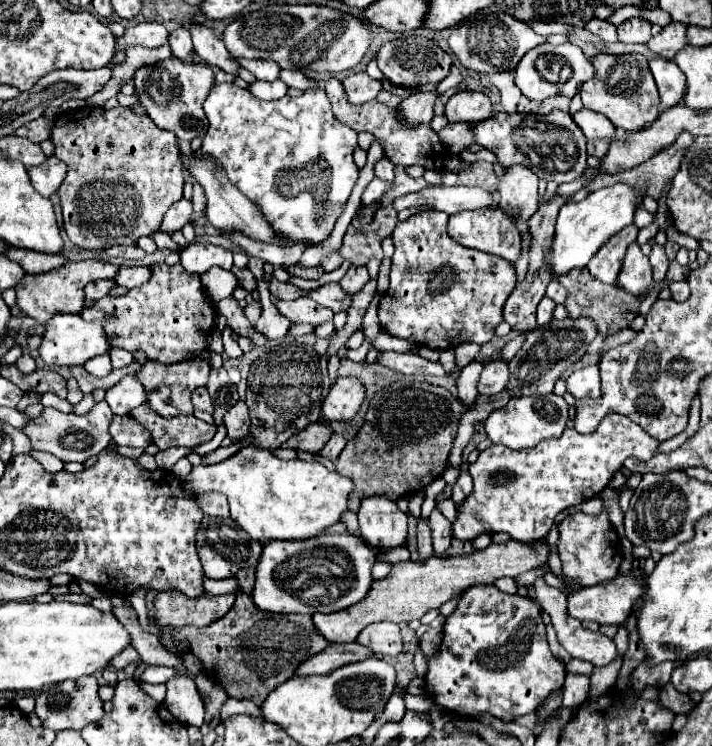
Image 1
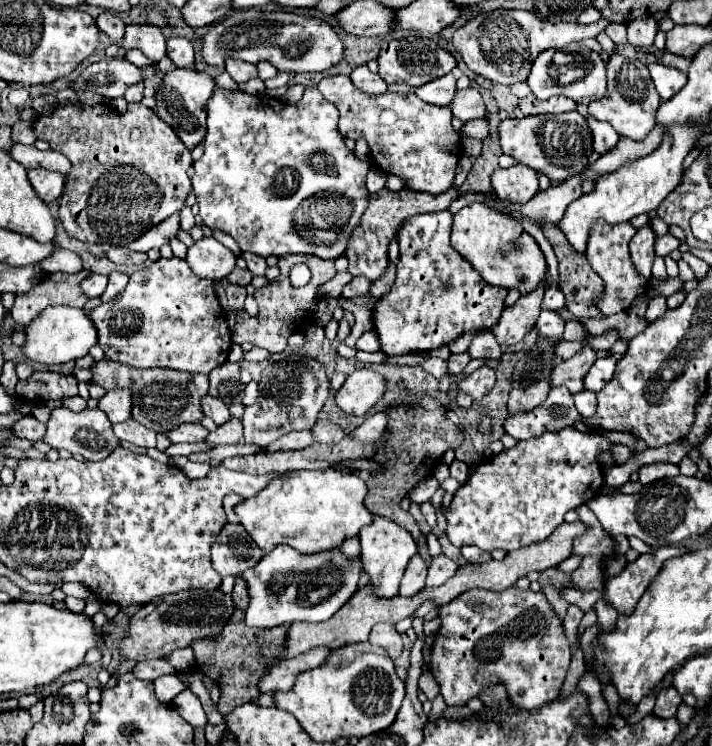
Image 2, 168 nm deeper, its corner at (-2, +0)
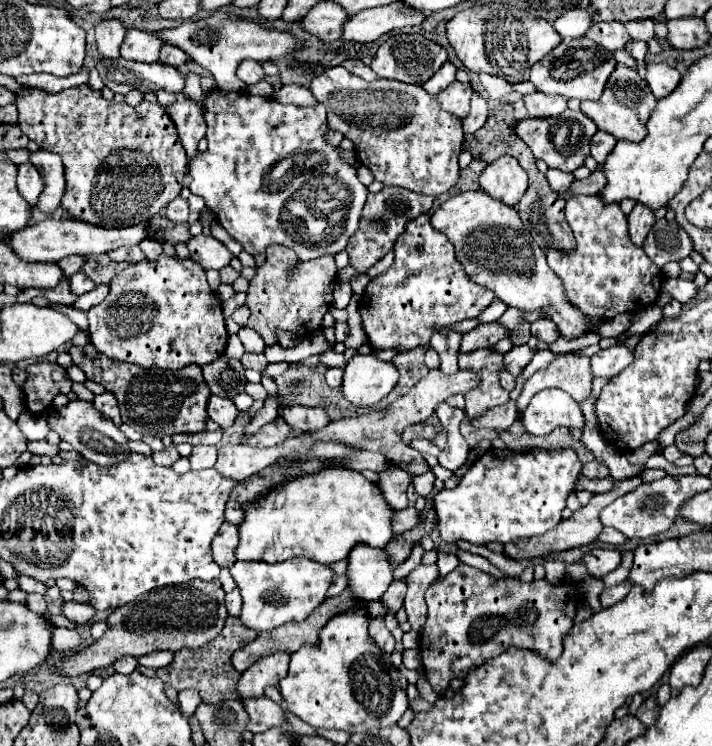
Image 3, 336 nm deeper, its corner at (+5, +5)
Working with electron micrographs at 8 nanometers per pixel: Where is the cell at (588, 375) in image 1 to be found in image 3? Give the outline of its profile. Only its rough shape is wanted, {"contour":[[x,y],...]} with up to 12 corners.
{"contour":[[624,346],[600,350],[590,360],[594,378],[614,378],[632,362]]}

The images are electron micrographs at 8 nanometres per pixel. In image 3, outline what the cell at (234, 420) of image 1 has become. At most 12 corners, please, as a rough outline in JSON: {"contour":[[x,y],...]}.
{"contour":[[222,430],[186,434],[188,444],[218,444]]}

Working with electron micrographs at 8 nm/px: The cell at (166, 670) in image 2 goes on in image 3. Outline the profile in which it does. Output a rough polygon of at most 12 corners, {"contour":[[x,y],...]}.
{"contour":[[134,656],[114,662],[114,670],[120,674],[130,674],[136,670],[138,662]]}

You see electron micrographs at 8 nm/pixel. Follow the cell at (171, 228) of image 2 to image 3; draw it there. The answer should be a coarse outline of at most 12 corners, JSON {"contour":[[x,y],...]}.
{"contour":[[48,218],[6,242],[26,262],[102,254],[150,238],[148,224],[96,228]]}

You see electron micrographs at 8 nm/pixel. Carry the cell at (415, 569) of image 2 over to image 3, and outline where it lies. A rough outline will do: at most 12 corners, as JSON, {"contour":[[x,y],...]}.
{"contour":[[406,578],[390,584],[382,602],[398,612],[406,594]]}

